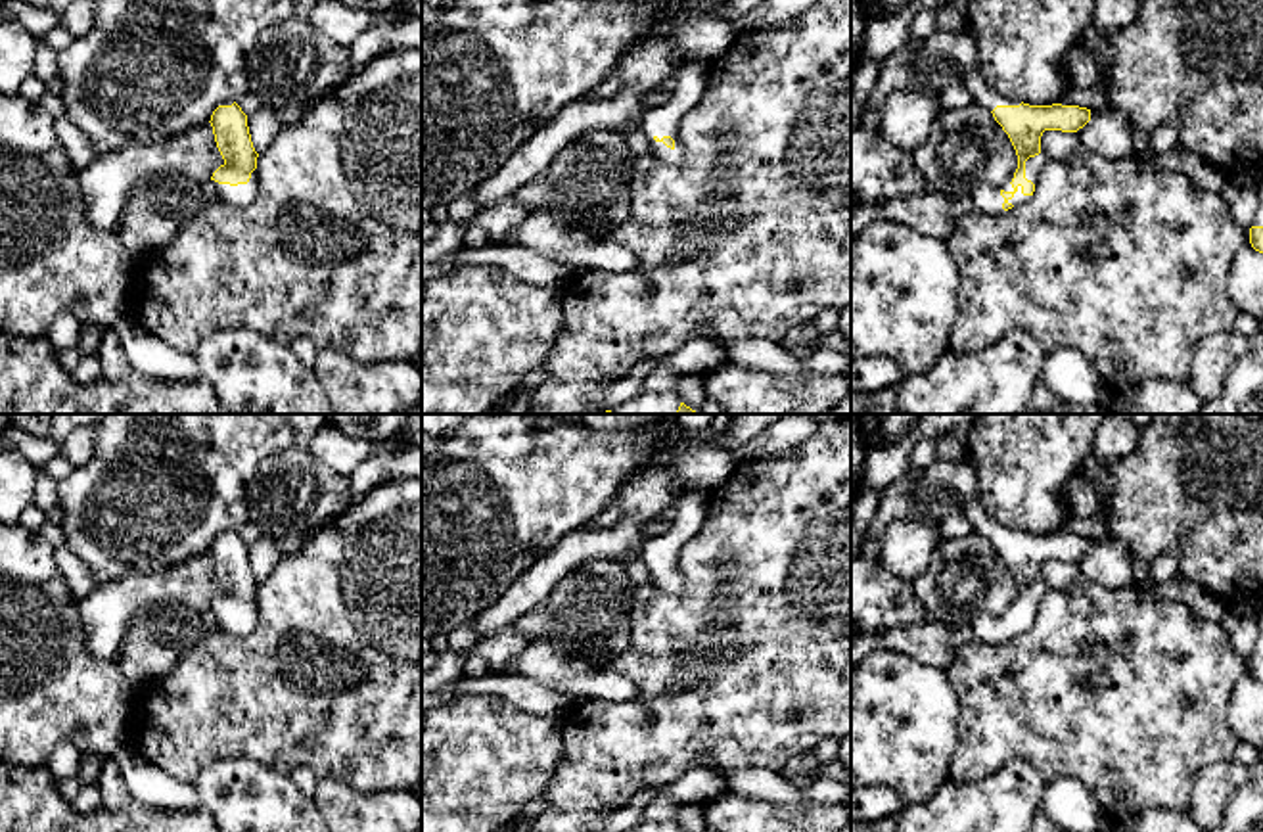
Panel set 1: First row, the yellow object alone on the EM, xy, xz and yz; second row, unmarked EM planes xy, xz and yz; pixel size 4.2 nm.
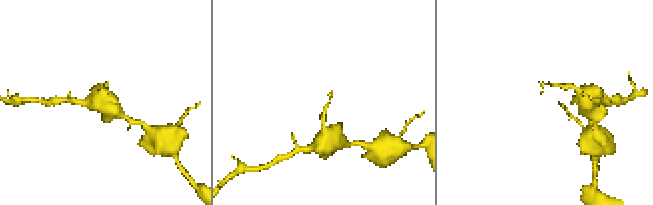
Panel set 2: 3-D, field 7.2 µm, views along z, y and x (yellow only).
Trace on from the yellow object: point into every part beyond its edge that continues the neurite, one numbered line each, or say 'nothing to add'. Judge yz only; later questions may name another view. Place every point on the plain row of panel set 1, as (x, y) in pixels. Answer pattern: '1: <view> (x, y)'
1: yz (986, 627)

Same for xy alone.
1: xy (242, 624)

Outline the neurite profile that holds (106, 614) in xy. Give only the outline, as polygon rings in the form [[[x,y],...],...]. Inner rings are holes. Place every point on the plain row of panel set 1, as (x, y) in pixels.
[[[211,552],[192,556],[172,567],[96,585],[79,602],[88,652],[100,659],[117,658],[130,623],[155,608],[180,604],[203,615],[224,594]]]

